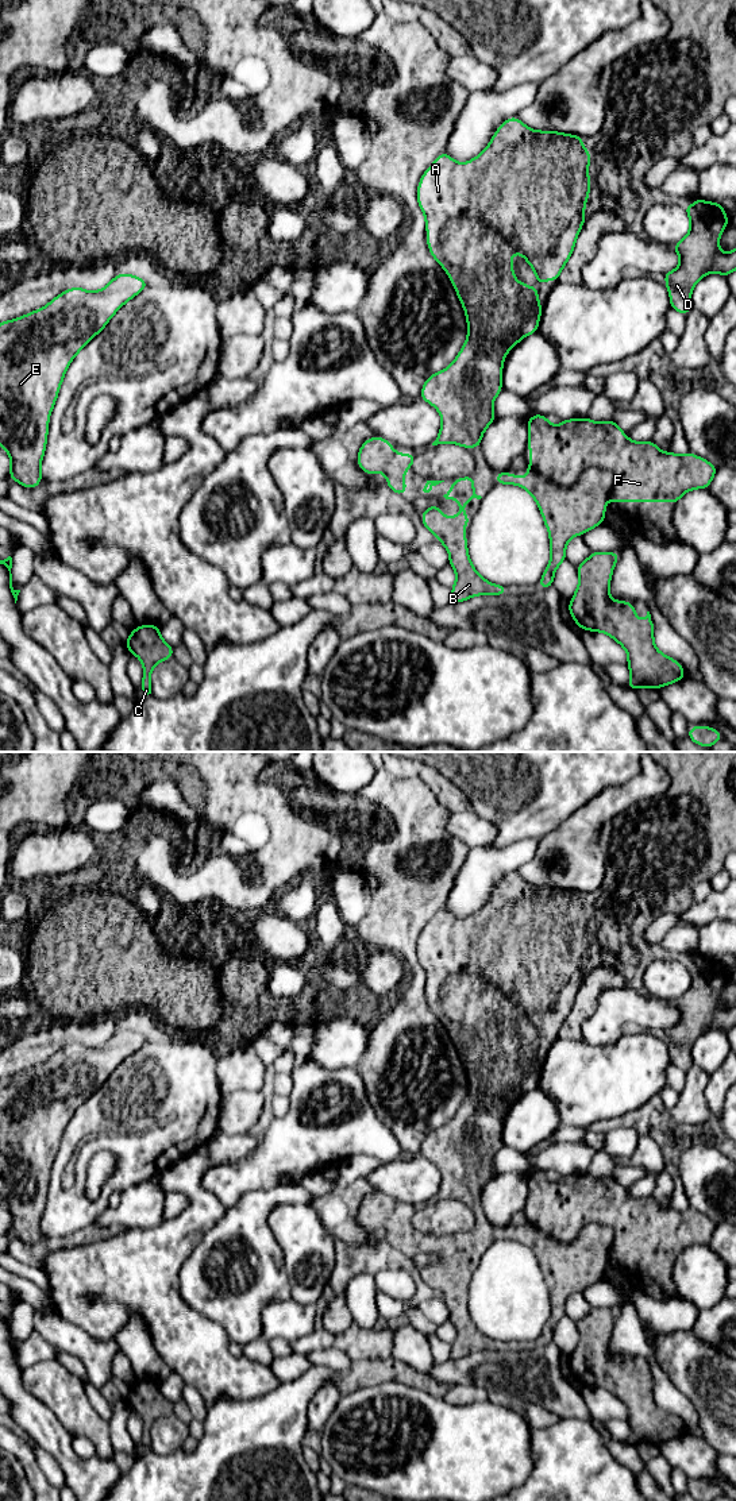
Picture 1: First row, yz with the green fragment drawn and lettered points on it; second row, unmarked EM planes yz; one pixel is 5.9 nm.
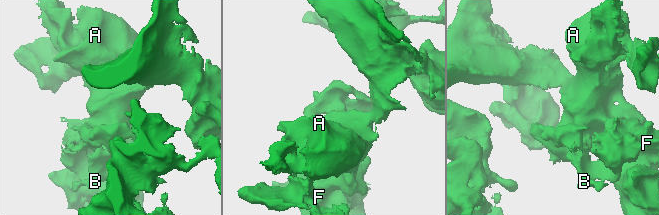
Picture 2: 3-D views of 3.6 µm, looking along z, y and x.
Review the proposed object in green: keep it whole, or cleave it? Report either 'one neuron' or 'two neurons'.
one neuron

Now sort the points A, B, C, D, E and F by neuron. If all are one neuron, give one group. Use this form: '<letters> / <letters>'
A B C D E F

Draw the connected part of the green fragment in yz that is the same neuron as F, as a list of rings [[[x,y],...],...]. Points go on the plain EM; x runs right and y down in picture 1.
[[[544,1170],[528,1174],[531,1205],[527,1234],[517,1230],[496,1228],[497,1240],[516,1240],[536,1257],[550,1289],[551,1313],[539,1344],[554,1340],[554,1331],[566,1316],[566,1300],[571,1293],[604,1280],[606,1255],[613,1258],[673,1258],[694,1245],[708,1245],[718,1223],[691,1208],[677,1211],[663,1208],[650,1197],[632,1197],[613,1177],[594,1178],[590,1174],[559,1177],[559,1185]]]

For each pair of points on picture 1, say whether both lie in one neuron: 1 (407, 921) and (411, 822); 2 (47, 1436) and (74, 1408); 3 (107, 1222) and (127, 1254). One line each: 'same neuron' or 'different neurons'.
1: same neuron
2: different neurons
3: different neurons

